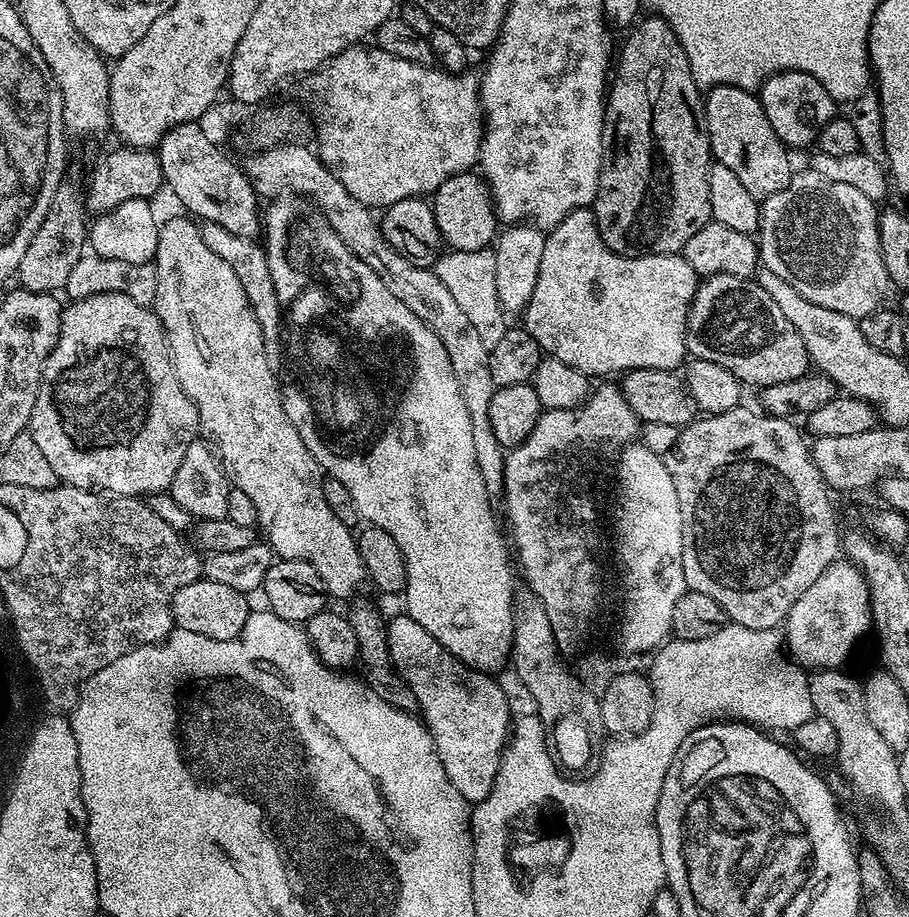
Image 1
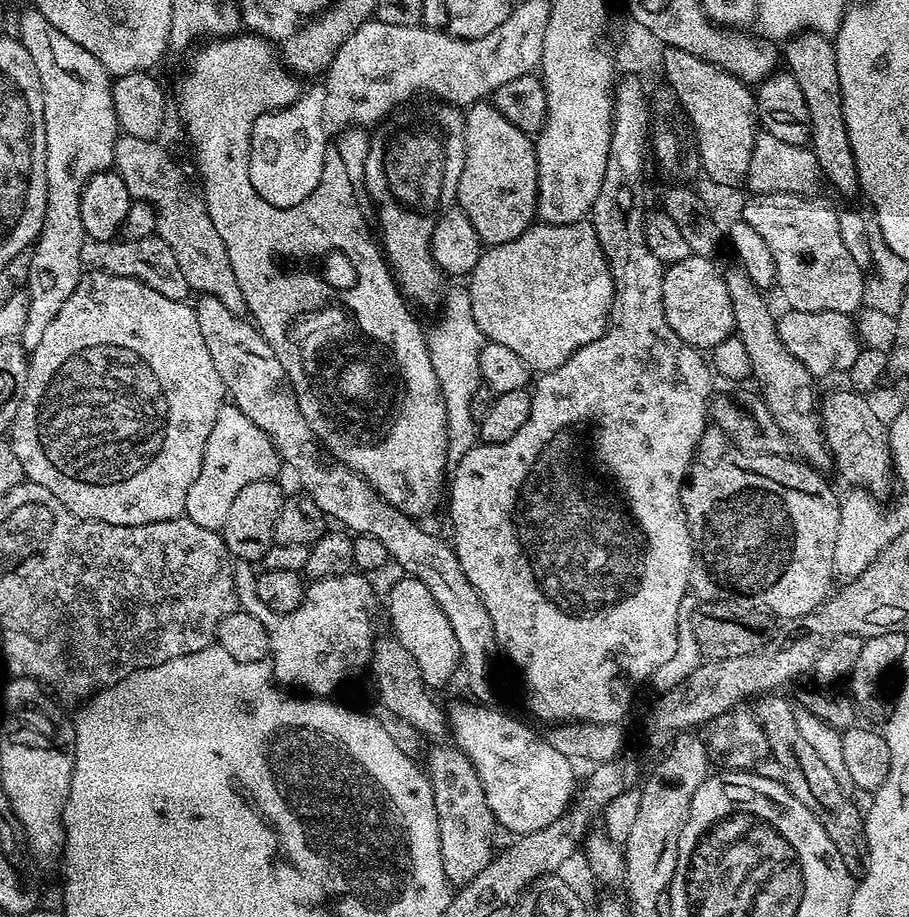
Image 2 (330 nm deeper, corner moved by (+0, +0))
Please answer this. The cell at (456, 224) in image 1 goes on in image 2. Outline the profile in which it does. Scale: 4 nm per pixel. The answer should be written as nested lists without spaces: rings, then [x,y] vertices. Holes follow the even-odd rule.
[[[477,102],[463,113],[464,121],[464,162],[458,173],[456,196],[458,206],[474,222],[481,241],[485,245],[508,244],[518,238],[533,223],[536,216],[536,150],[529,133],[510,123],[491,102]]]

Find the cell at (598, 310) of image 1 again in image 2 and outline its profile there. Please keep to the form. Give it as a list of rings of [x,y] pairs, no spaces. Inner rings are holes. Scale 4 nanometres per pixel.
[[[587,219],[576,220],[573,224],[546,224],[540,222],[535,226],[529,226],[523,234],[518,238],[514,238],[508,244],[497,244],[489,247],[481,255],[475,270],[471,272],[471,280],[470,291],[472,293],[474,322],[478,324],[484,337],[491,343],[501,344],[510,350],[514,350],[514,354],[518,354],[518,358],[522,358],[522,362],[526,362],[533,373],[553,372],[558,366],[562,366],[562,362],[566,362],[574,353],[582,350],[582,346],[600,339],[608,328],[608,318],[612,314],[612,299],[614,298],[612,275],[608,269],[606,258],[602,254],[602,246],[598,242],[598,234]]]

